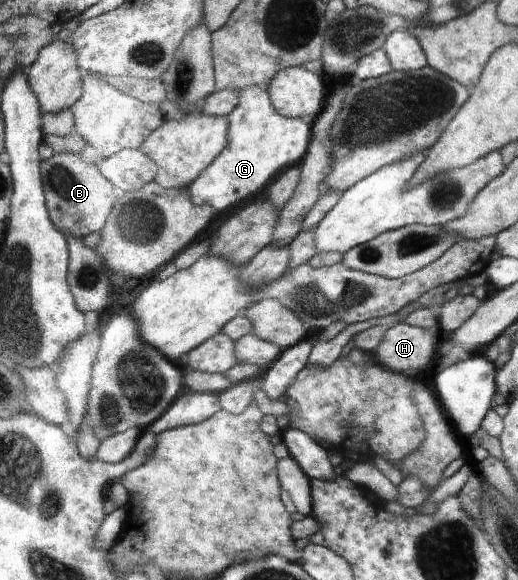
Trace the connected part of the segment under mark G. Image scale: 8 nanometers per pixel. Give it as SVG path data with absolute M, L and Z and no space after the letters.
M259 86L239 89L238 105L228 114L229 133L226 151L221 151L222 155L218 159L214 158L214 167L207 167L206 173L201 173L196 181L188 187L190 197L195 204L209 203L214 206L219 213L232 207L240 197L250 197L262 191L276 173L282 173L290 166L300 165L304 153L308 153L308 143L310 143L310 127L300 121L283 116L273 106L272 96L267 89Z

